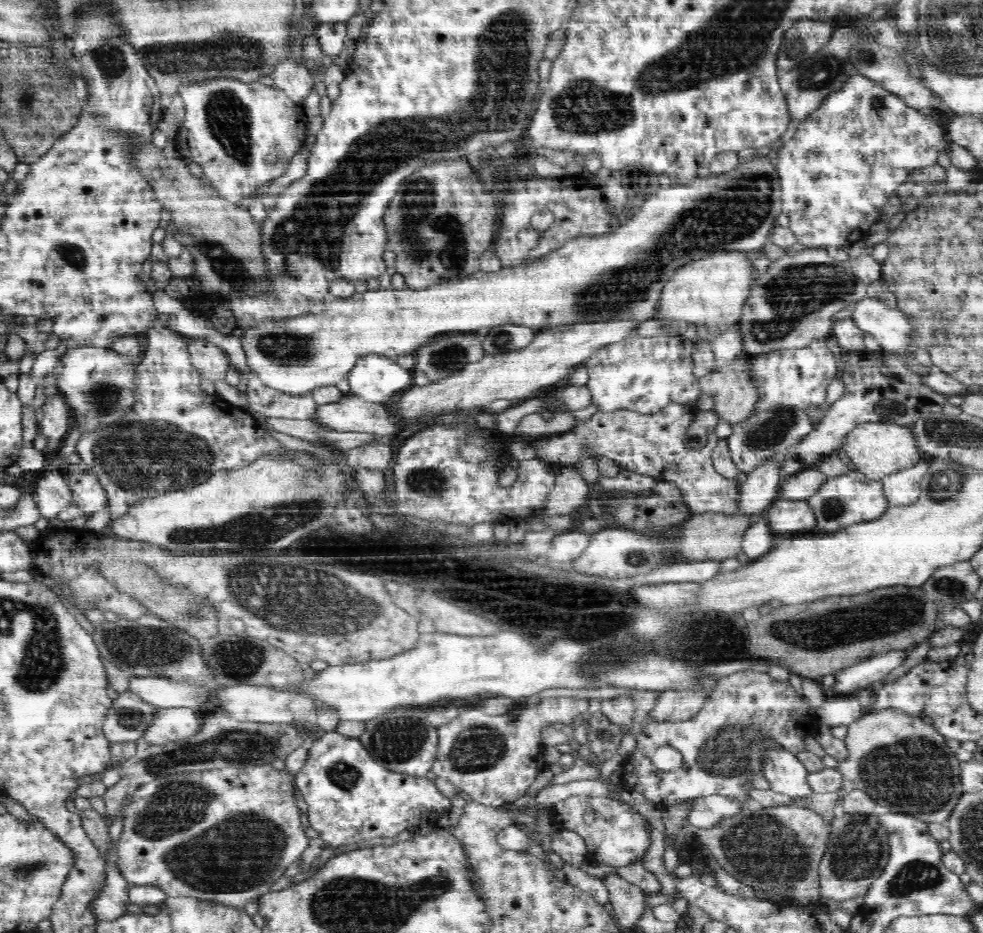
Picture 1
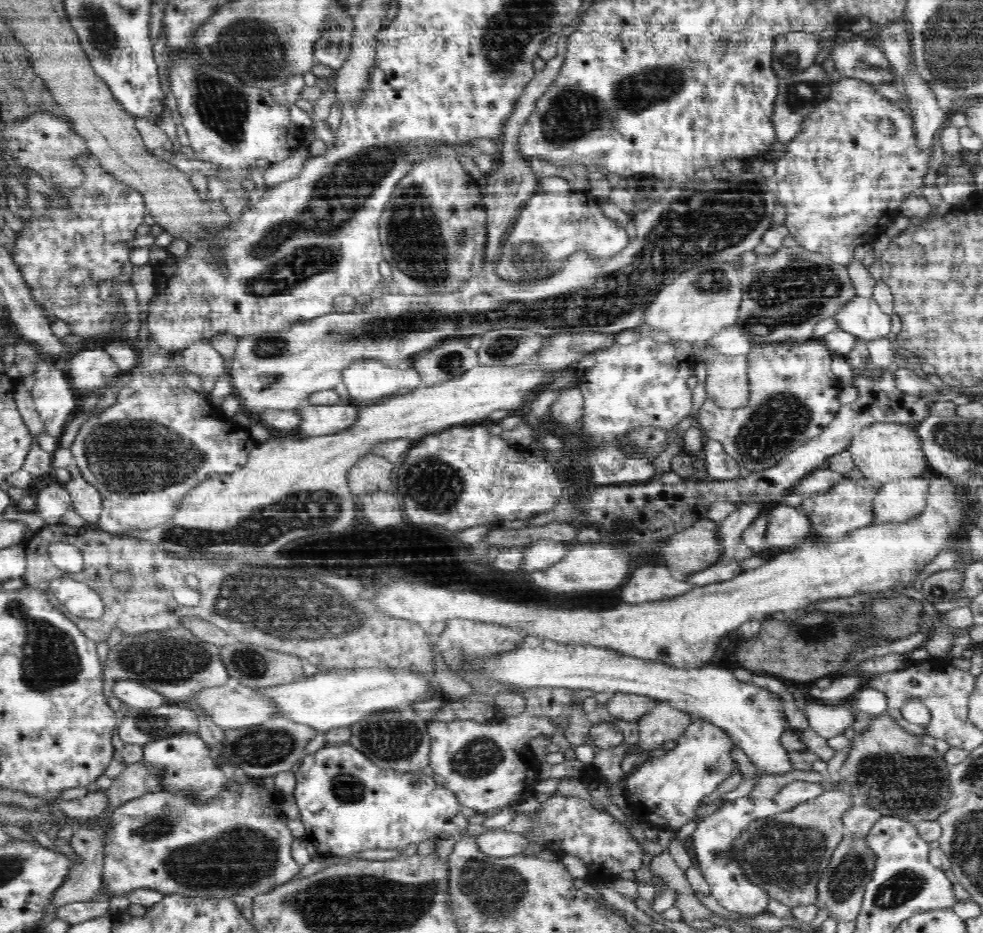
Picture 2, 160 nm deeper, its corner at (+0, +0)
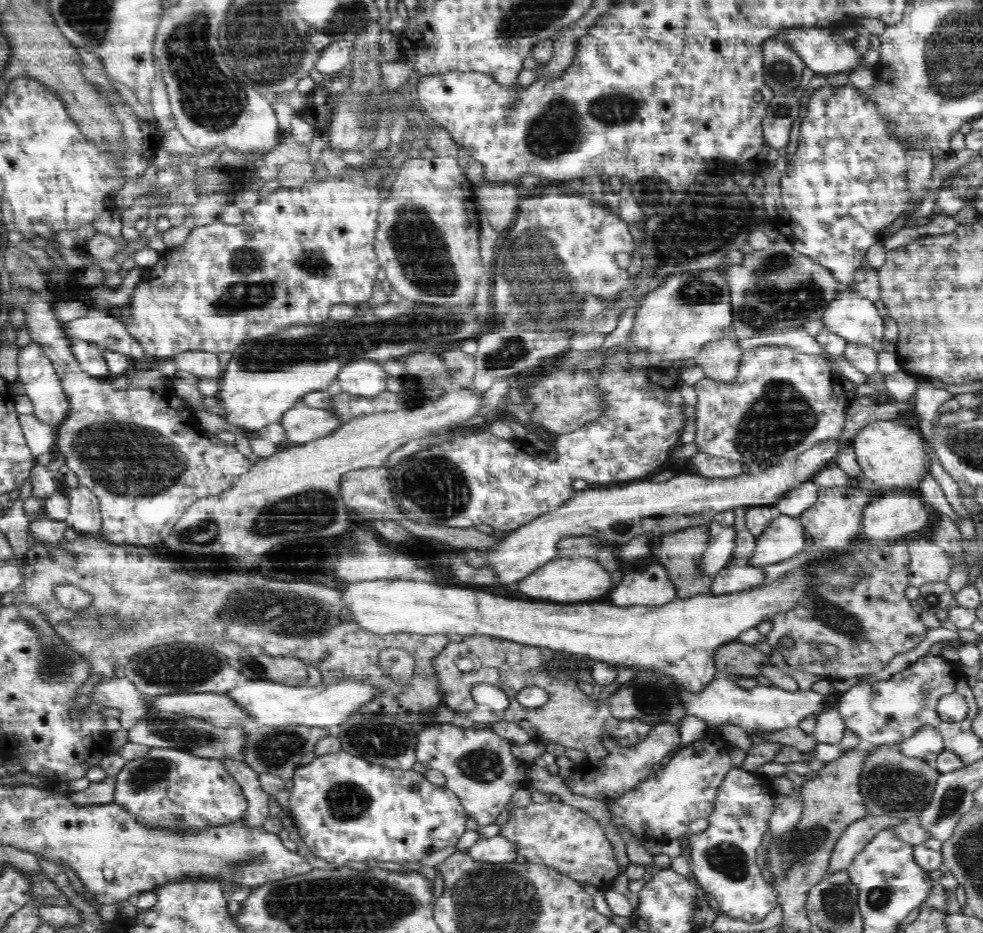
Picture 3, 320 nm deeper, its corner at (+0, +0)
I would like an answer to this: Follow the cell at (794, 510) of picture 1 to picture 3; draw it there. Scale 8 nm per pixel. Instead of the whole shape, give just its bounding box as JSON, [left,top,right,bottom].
[743,514,805,569]

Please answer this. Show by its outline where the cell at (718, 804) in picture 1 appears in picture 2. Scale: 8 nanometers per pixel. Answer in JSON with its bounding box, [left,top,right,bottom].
[692,797,770,916]

